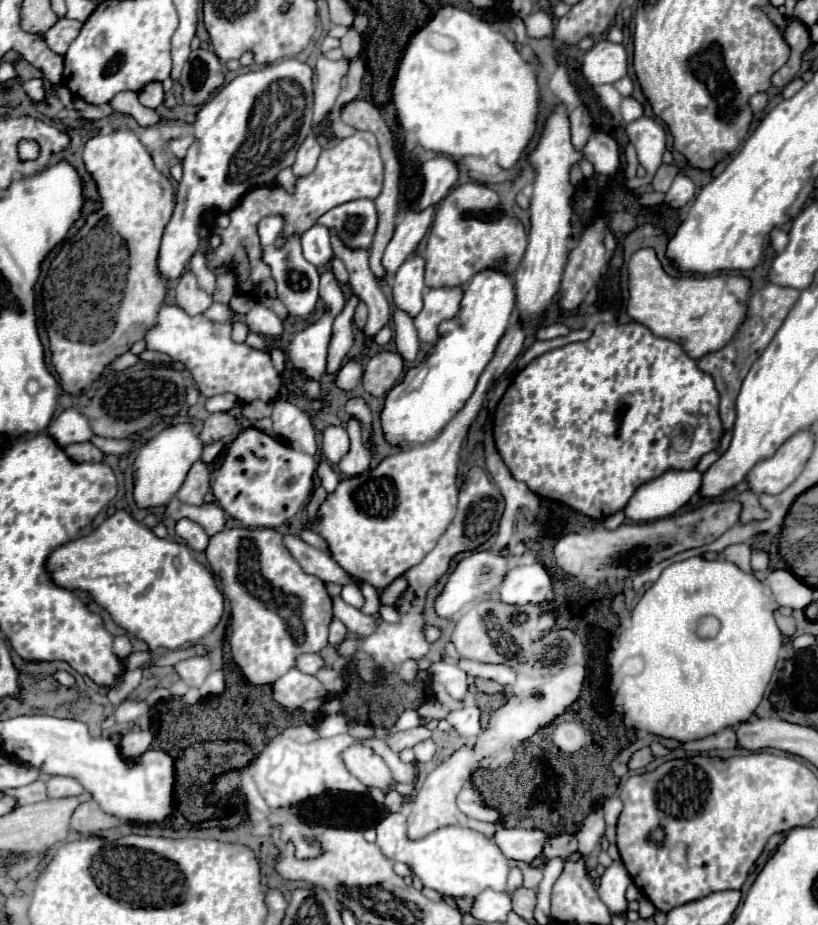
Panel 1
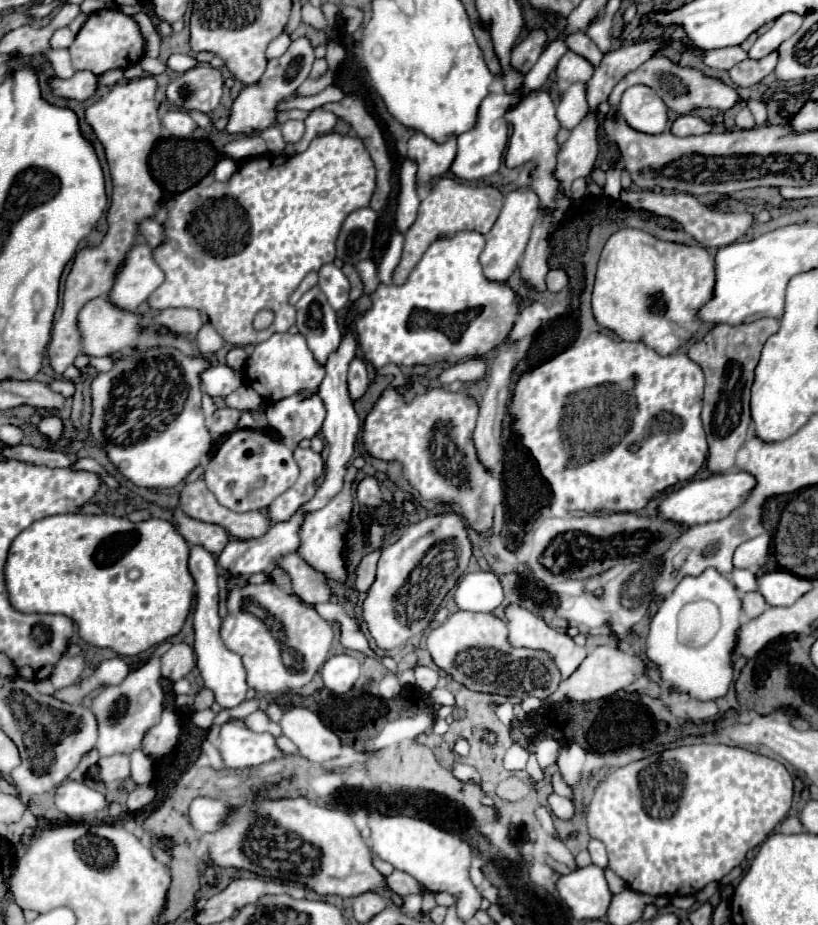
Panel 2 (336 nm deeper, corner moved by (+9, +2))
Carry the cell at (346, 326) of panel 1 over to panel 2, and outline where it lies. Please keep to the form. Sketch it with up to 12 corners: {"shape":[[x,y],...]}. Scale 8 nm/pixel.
{"shape":[[317,393],[271,403],[269,425],[293,447],[325,419]]}

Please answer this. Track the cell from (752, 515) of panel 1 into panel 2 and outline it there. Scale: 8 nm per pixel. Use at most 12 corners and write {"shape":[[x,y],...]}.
{"shape":[[773,317],[717,323],[689,357],[705,373],[711,473],[751,433],[753,369]]}

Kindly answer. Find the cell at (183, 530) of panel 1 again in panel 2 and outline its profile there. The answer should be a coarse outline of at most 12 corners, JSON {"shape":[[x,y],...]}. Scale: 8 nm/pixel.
{"shape":[[193,545],[195,653],[221,707],[247,695],[239,655],[219,637],[217,561]]}

